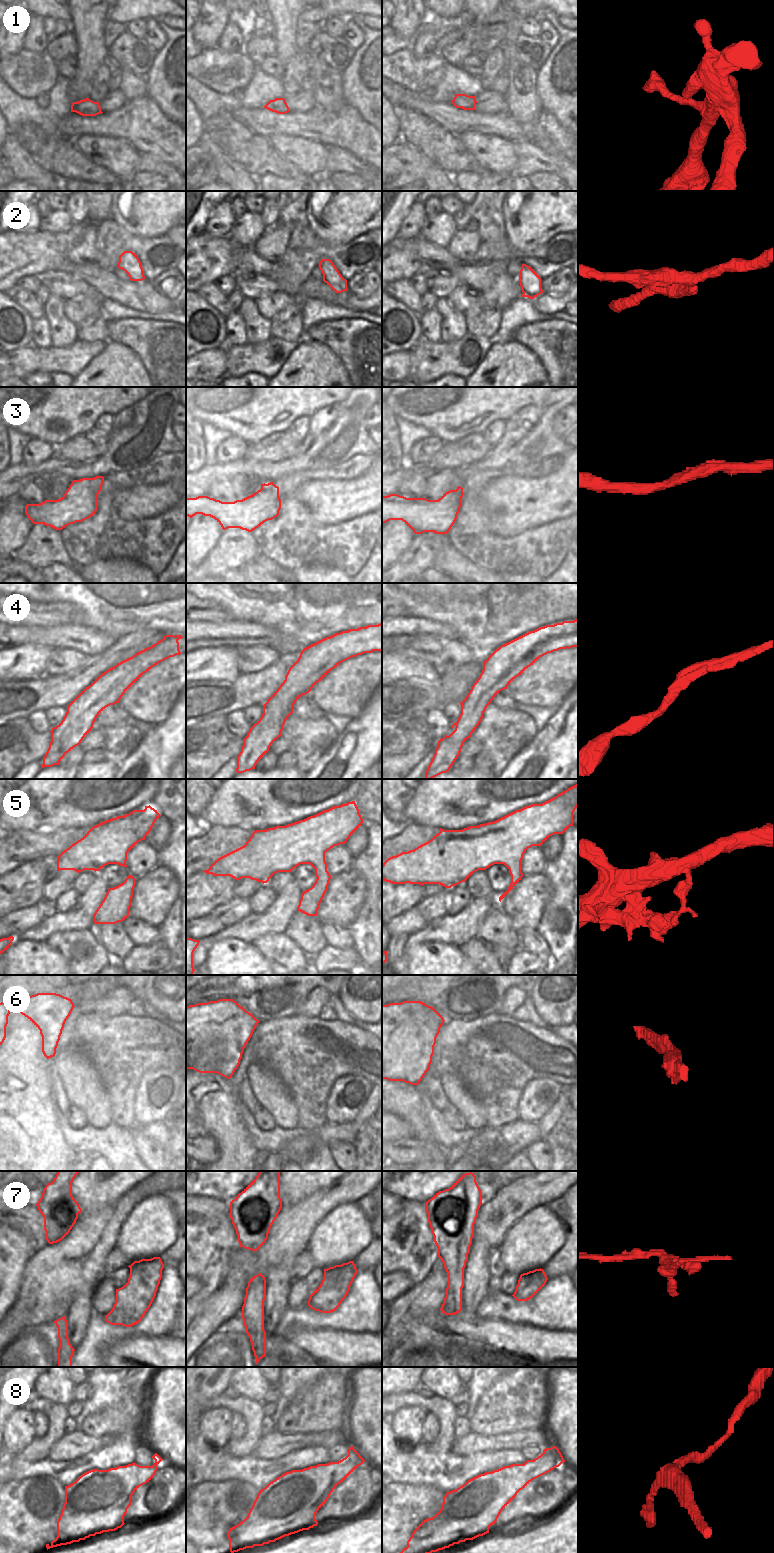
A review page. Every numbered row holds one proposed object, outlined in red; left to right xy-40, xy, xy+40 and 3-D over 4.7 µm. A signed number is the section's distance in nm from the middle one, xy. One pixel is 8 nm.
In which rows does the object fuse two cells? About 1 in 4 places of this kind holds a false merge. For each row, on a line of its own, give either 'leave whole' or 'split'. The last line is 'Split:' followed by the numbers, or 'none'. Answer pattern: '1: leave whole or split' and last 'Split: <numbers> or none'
1: leave whole
2: leave whole
3: leave whole
4: split
5: leave whole
6: leave whole
7: leave whole
8: leave whole
Split: 4

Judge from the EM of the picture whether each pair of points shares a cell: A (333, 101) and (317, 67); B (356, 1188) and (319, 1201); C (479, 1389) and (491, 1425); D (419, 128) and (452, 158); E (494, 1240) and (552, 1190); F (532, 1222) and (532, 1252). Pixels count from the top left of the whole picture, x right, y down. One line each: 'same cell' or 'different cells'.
A: same cell
B: same cell
C: different cells
D: same cell
E: same cell
F: same cell

